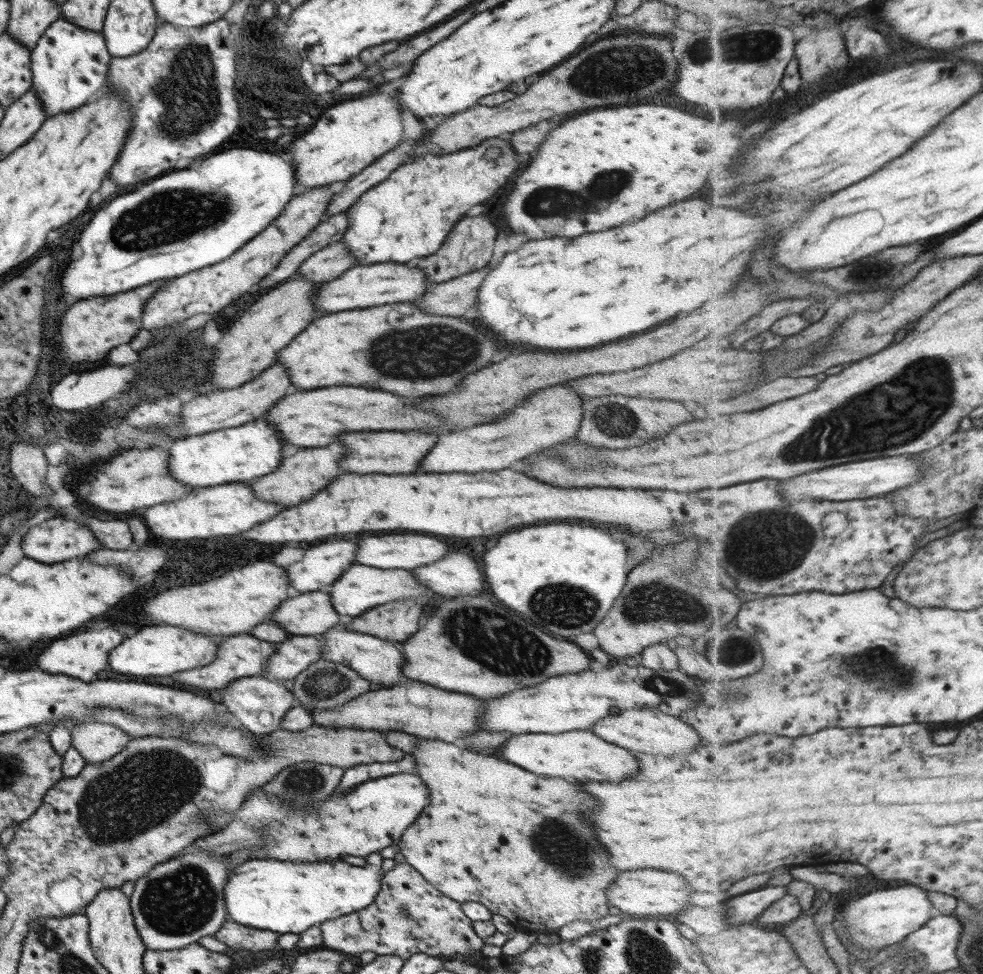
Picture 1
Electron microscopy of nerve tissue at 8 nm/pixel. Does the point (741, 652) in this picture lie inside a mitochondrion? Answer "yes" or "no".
yes

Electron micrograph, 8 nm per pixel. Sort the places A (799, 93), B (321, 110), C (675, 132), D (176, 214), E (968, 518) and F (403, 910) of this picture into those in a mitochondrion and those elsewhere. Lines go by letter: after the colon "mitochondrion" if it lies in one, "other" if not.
A: other
B: other
C: other
D: mitochondrion
E: other
F: mitochondrion

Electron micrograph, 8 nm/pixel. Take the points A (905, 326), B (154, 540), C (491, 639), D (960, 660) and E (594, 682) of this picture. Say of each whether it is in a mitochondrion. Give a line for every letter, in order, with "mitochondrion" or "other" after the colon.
A: other
B: other
C: mitochondrion
D: other
E: other

